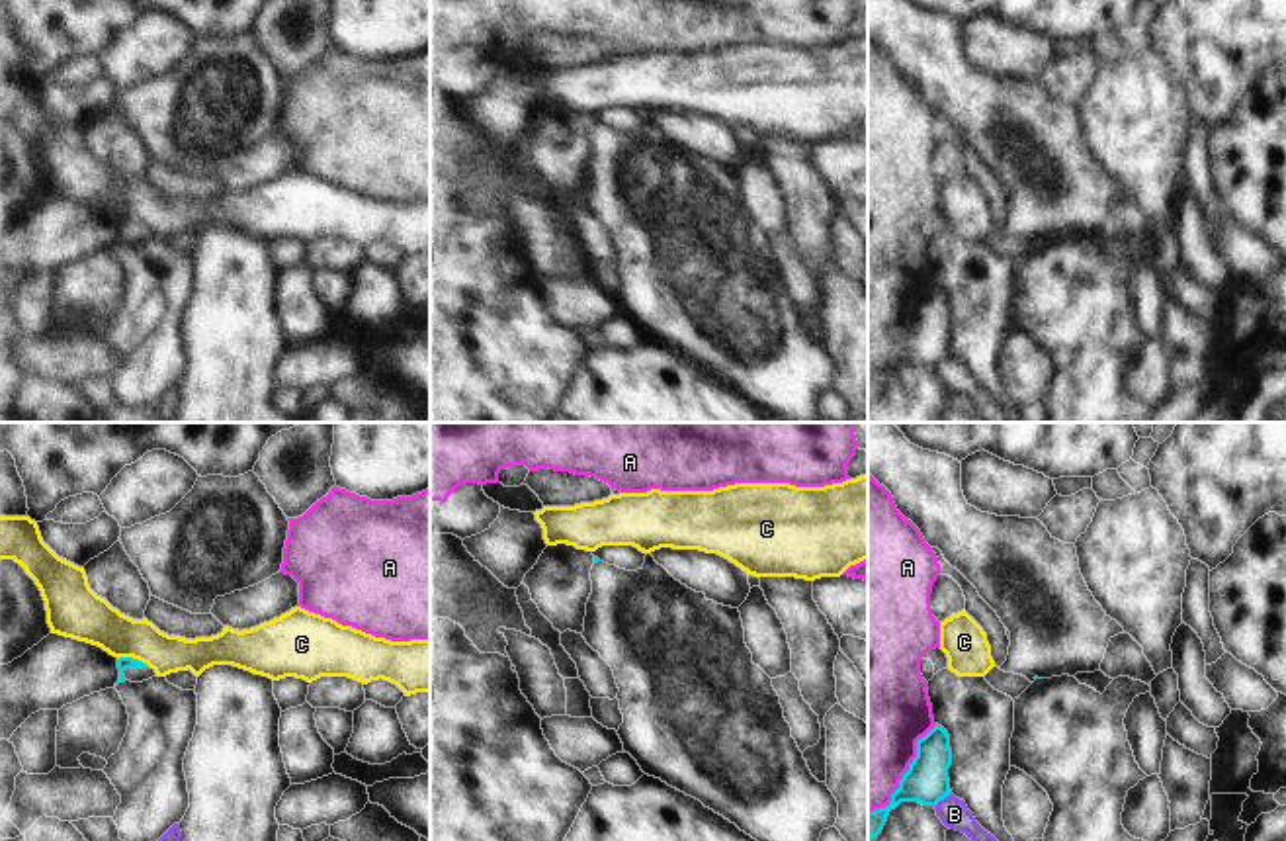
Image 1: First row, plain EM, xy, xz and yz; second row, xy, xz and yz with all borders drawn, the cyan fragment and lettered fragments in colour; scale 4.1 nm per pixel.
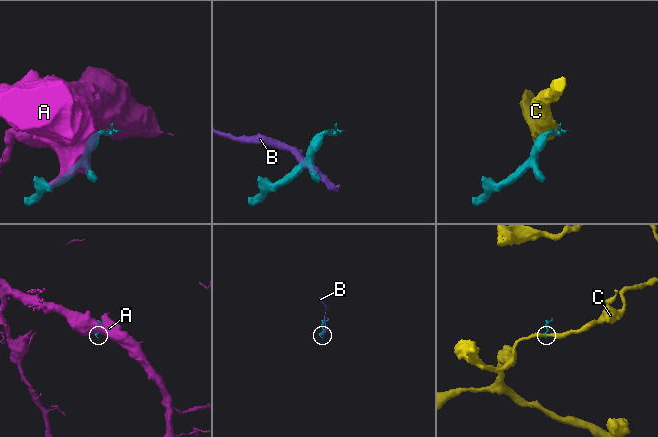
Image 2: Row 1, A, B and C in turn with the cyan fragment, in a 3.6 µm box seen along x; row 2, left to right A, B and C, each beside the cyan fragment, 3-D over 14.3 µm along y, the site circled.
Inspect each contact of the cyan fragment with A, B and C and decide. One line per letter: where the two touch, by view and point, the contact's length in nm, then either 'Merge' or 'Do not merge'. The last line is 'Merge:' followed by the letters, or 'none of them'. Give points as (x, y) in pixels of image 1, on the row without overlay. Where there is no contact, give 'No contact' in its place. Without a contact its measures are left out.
A: Touches cyan at yz (905, 335). Shared border 460 nm. Do not merge
B: Touches cyan at yz (943, 360). Shared border 90 nm. Do not merge
C: Touches cyan at xy (131, 220). Shared border 140 nm. Do not merge
Merge: none of them.

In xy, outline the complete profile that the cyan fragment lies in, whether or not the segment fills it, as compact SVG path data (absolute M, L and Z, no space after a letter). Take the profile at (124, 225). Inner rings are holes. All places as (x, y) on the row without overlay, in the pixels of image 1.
M119 219L117 231L119 231L119 243L115 244L115 248L125 243L143 244L156 239L154 231L133 219Z

